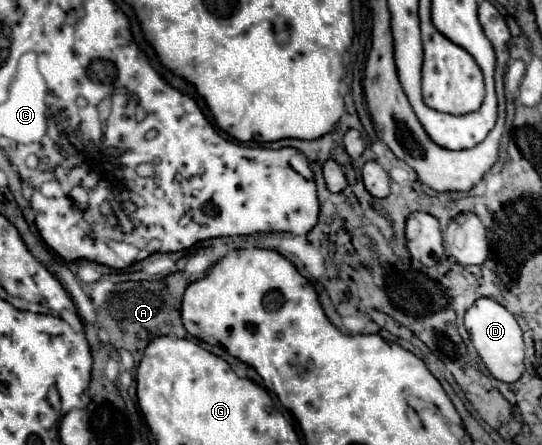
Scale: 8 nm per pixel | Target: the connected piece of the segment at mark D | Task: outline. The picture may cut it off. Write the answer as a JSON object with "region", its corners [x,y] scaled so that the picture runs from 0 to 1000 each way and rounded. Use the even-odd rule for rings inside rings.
{"region":[[[882,672],[856,708],[856,735],[897,829],[930,861],[948,861],[967,838],[967,766],[948,708],[911,672]]]}

